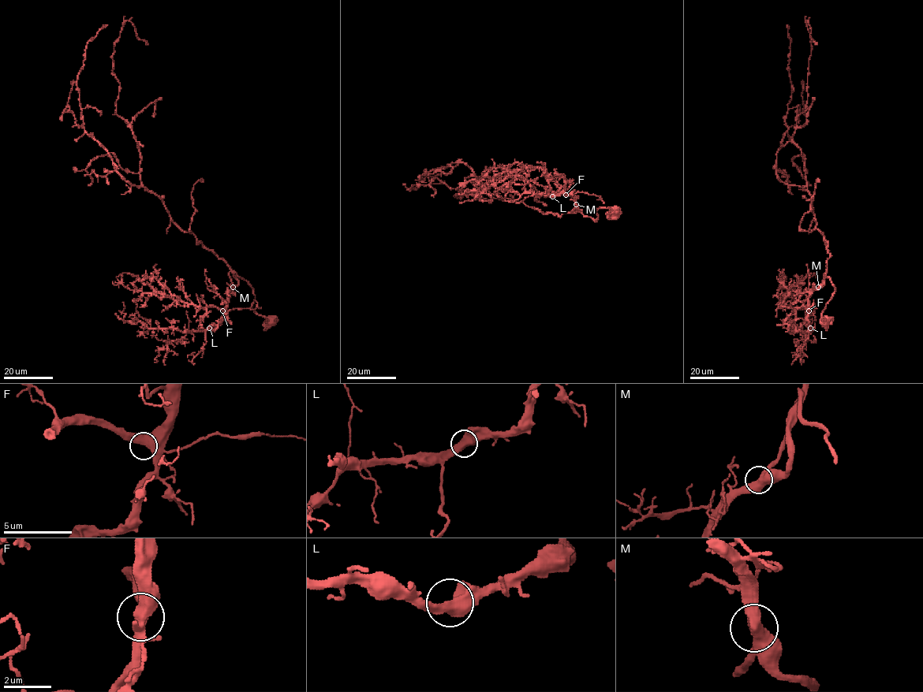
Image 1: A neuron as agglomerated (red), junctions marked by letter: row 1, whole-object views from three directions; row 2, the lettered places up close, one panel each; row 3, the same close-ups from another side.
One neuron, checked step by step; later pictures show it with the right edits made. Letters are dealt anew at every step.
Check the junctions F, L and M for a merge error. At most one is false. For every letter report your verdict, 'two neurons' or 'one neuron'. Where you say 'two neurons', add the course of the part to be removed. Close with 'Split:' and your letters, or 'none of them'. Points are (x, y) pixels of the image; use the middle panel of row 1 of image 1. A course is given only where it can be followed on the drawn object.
F: one neuron
L: one neuron
M: one neuron
Split: none of them

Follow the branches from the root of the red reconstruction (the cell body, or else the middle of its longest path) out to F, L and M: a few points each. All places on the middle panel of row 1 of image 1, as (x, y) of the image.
F: (615, 211), (599, 208), (595, 211), (598, 216), (595, 221), (577, 212), (581, 210), (577, 200), (566, 195)
L: (615, 211), (599, 208), (595, 221), (577, 212), (581, 210), (577, 200), (564, 191), (552, 196)
M: (615, 211), (599, 208), (595, 211), (598, 216), (595, 221), (577, 212), (581, 210), (576, 204)

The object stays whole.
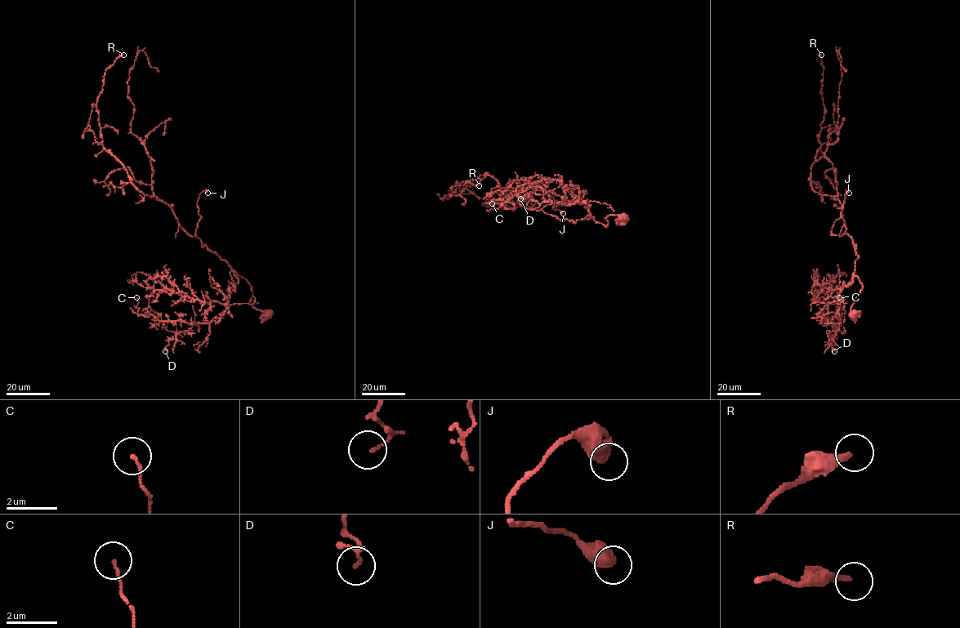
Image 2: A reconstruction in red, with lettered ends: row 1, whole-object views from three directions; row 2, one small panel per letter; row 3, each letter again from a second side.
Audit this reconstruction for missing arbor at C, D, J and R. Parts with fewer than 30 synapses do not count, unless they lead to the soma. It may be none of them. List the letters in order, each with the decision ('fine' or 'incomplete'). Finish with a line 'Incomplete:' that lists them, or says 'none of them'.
C: fine
D: fine
J: fine
R: fine
Incomplete: none of them

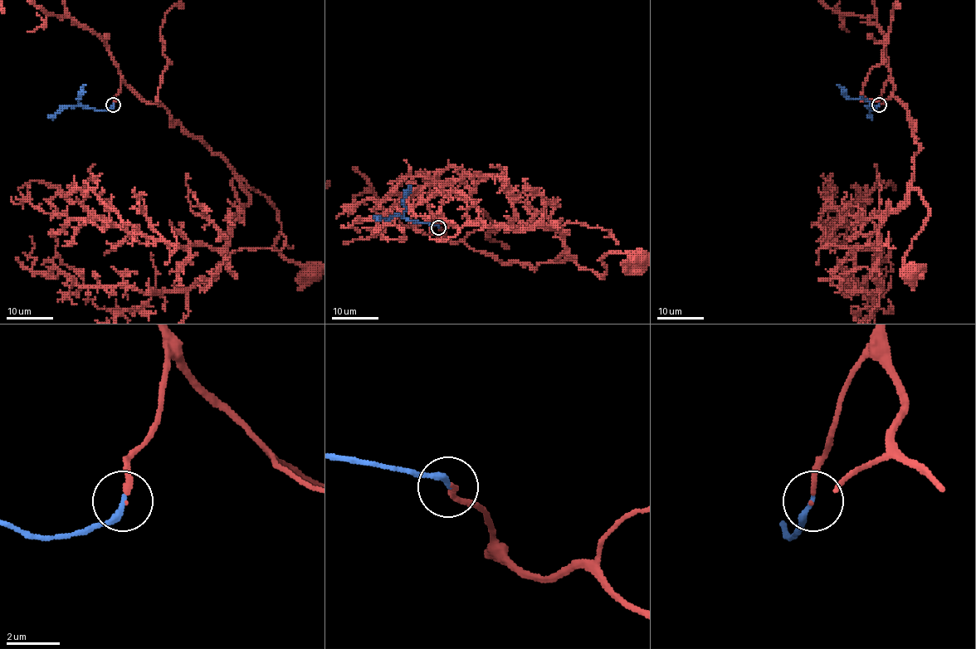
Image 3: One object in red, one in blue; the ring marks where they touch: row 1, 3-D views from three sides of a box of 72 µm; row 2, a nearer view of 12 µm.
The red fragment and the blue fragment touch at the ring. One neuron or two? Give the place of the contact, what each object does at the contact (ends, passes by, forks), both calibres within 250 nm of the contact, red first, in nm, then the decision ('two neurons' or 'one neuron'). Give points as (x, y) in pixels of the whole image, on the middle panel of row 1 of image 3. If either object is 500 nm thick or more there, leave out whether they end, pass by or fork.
at (438, 227); red ends there; blue ends there; 180 nm thick on the red side, 220 nm on the other; one neuron

